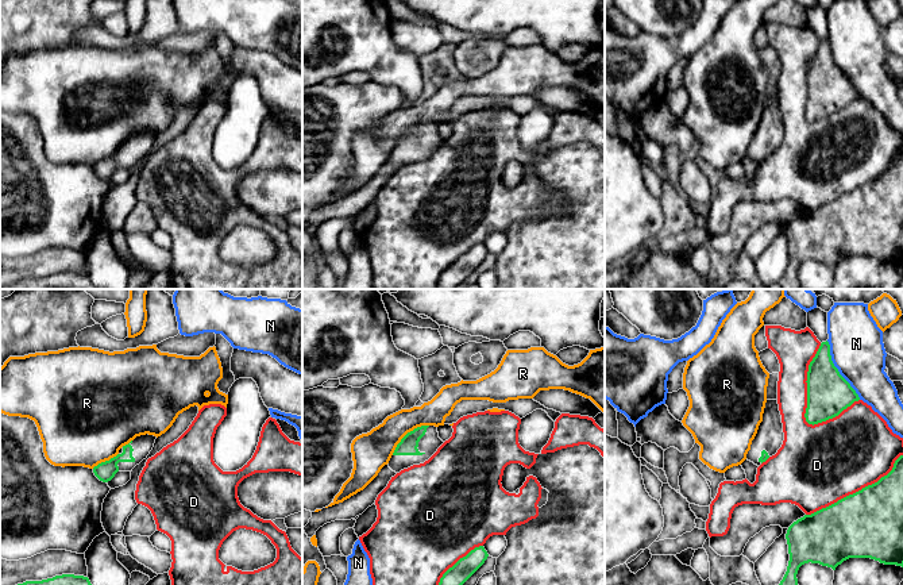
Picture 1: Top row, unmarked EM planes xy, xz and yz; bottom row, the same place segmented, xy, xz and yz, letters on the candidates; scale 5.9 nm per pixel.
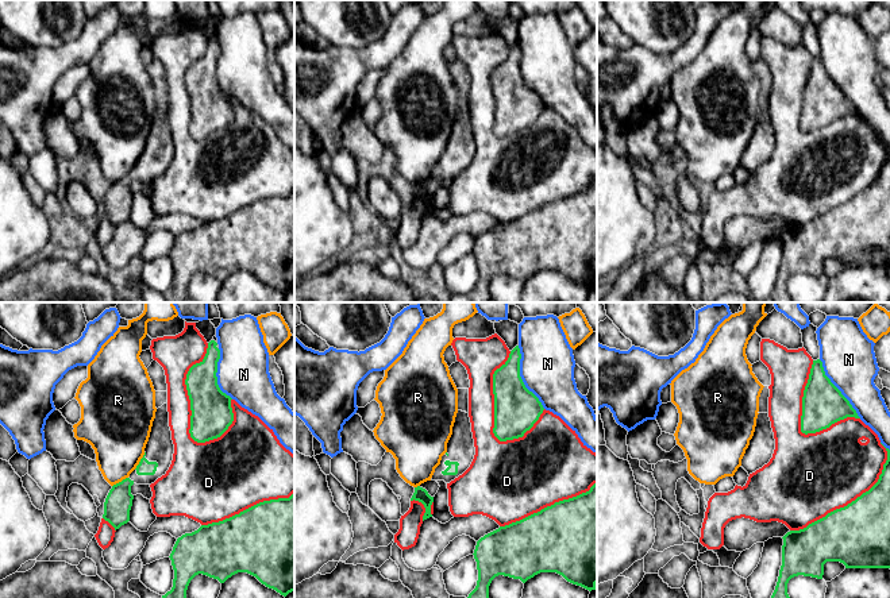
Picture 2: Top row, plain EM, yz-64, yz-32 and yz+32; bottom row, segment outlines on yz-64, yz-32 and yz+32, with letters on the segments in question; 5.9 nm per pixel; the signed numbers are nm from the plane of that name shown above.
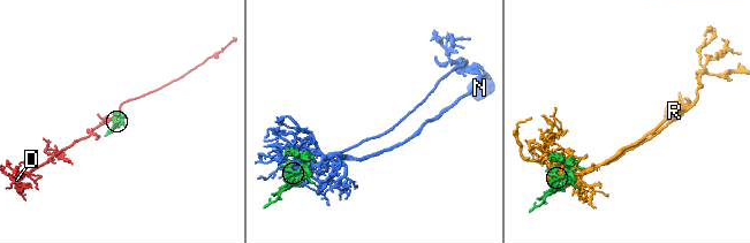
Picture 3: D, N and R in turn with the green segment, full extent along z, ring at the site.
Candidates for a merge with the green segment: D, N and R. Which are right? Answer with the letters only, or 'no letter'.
no letter

